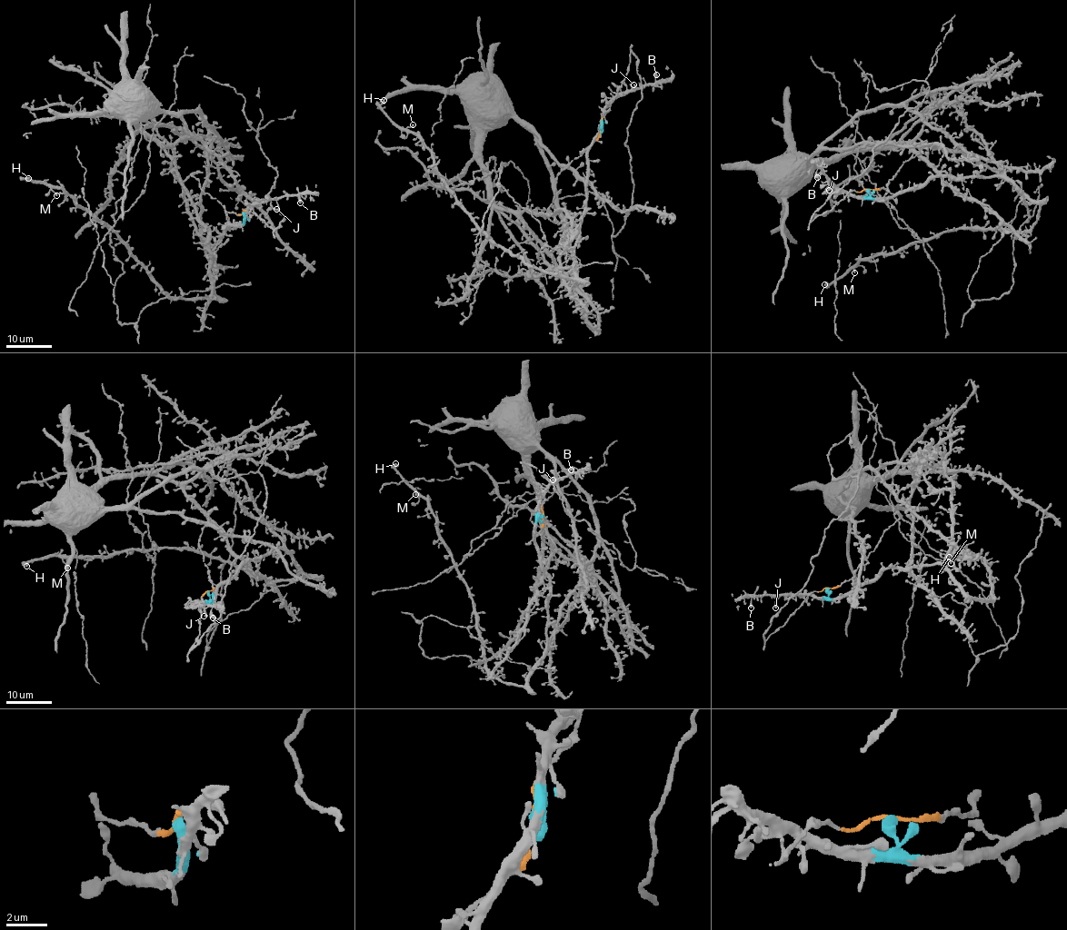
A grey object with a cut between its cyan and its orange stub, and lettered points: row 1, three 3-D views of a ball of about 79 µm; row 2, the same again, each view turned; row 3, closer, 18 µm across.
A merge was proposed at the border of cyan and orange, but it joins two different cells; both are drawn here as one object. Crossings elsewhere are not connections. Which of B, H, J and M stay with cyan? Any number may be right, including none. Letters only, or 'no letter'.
B, H, J, M

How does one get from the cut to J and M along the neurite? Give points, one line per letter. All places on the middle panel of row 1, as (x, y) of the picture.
J: (600, 128), (603, 108), (618, 95), (629, 92), (633, 84)
M: (600, 128), (588, 153), (571, 278), (535, 269), (494, 242), (448, 188), (433, 152), (407, 127), (413, 123)

